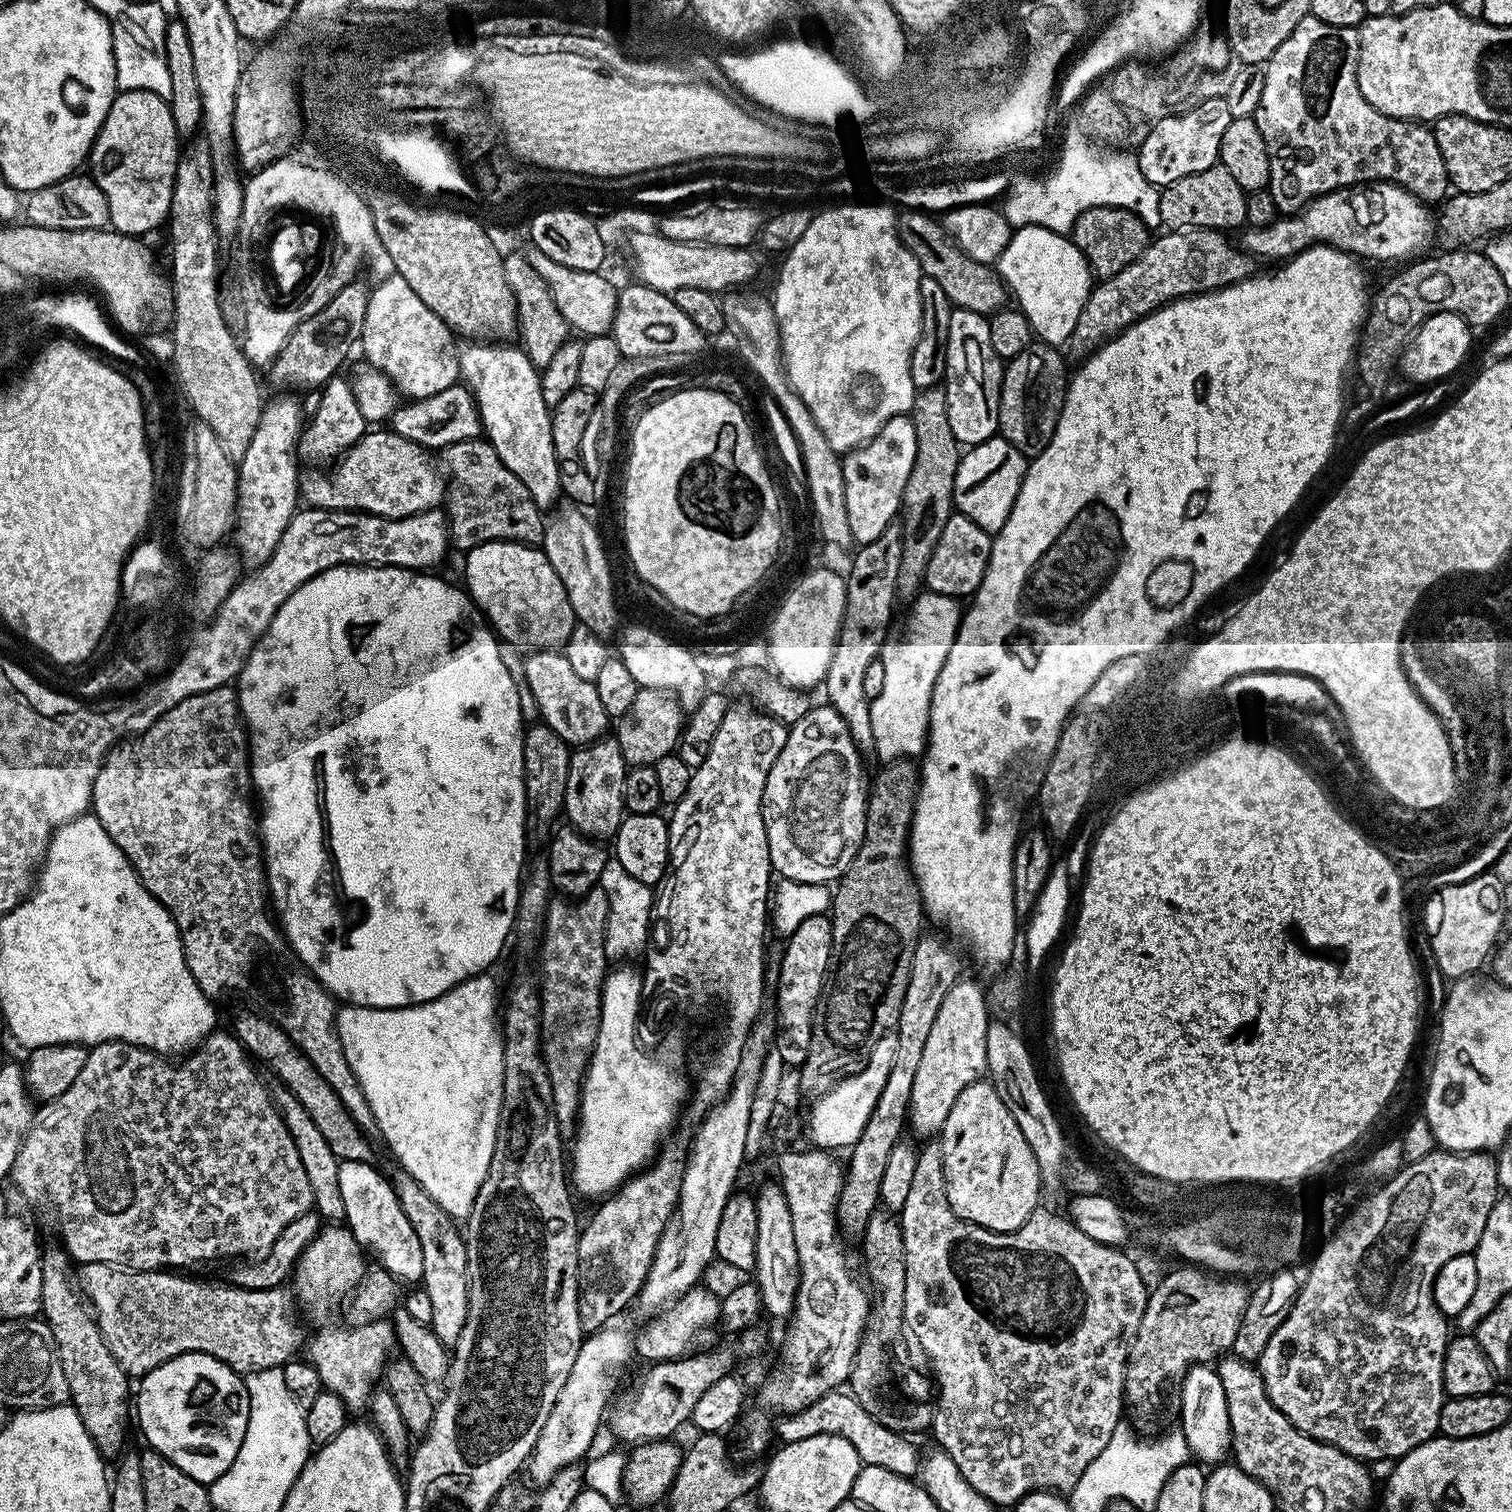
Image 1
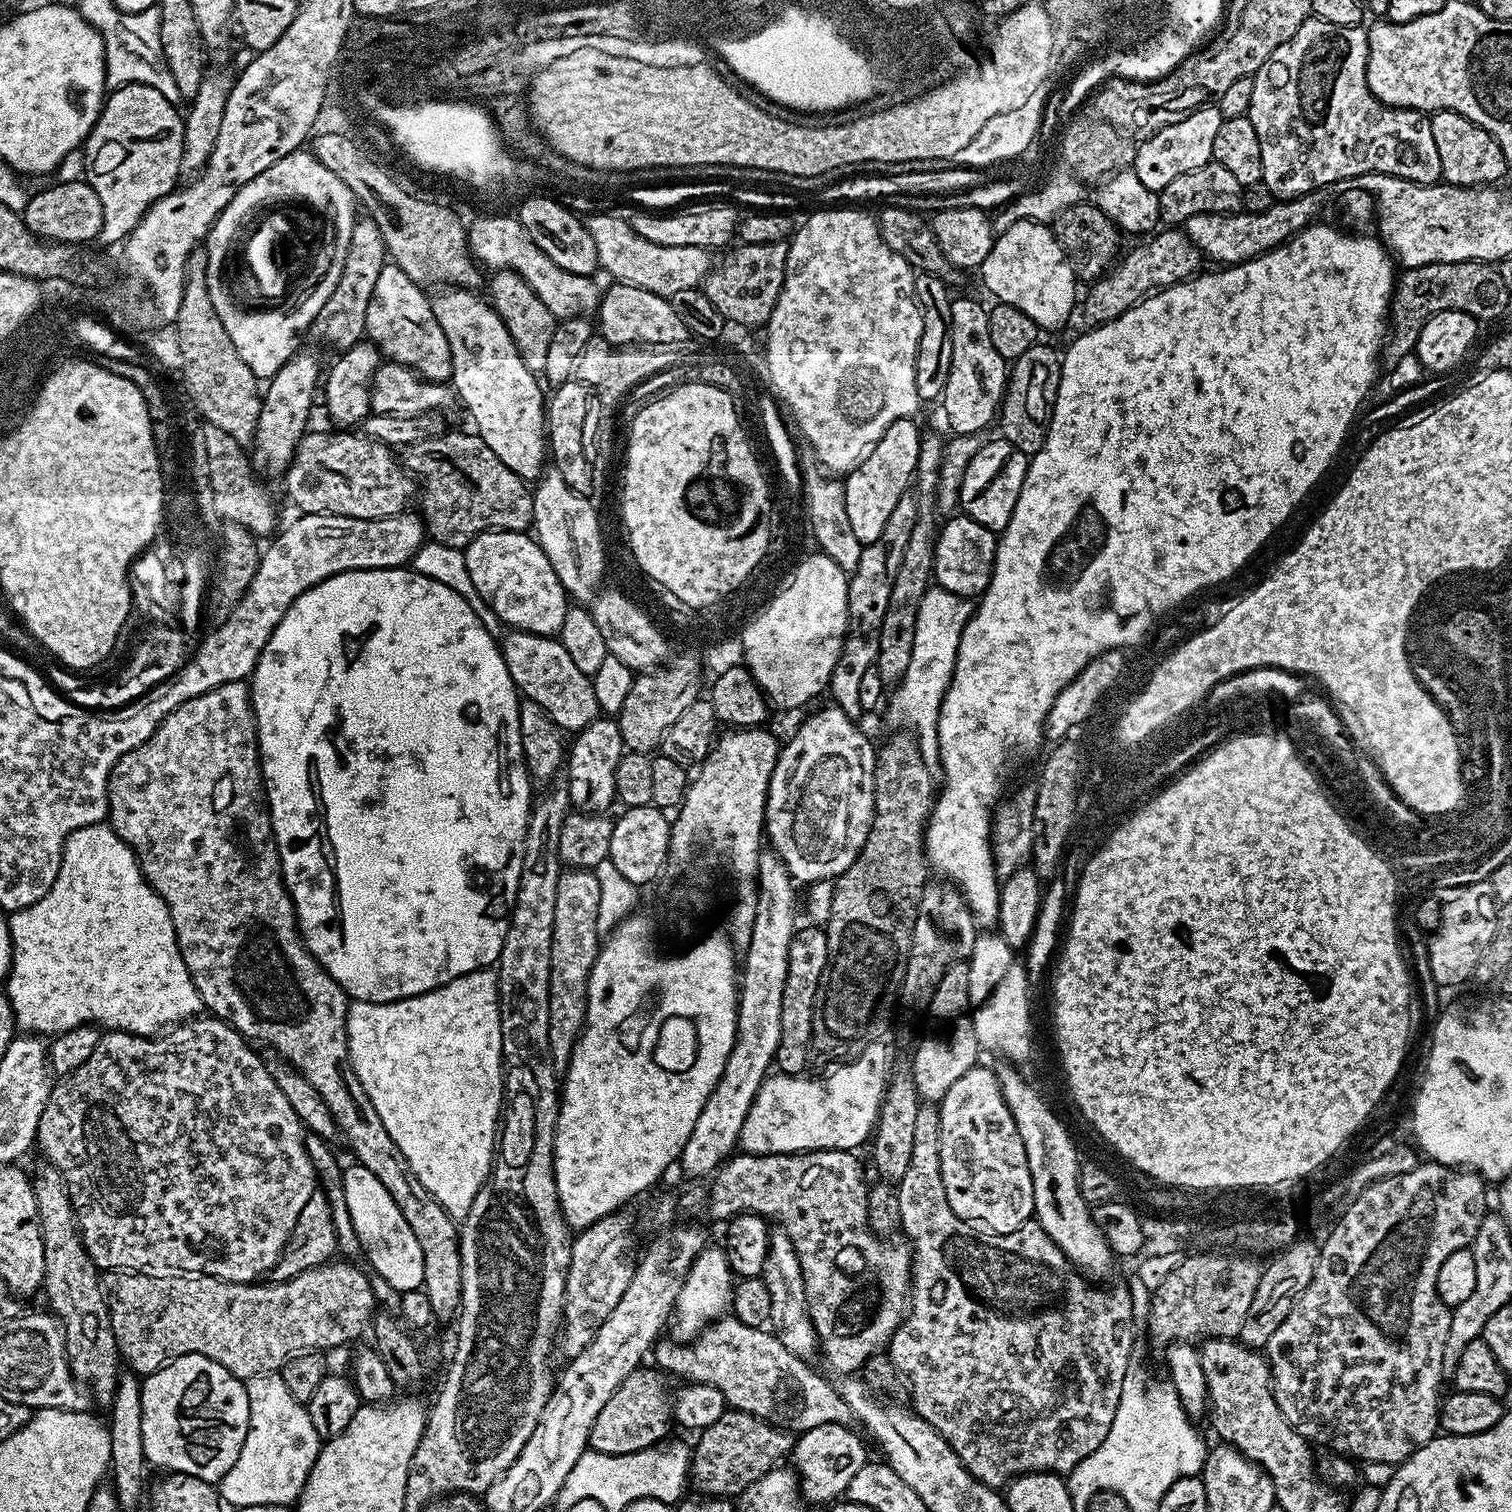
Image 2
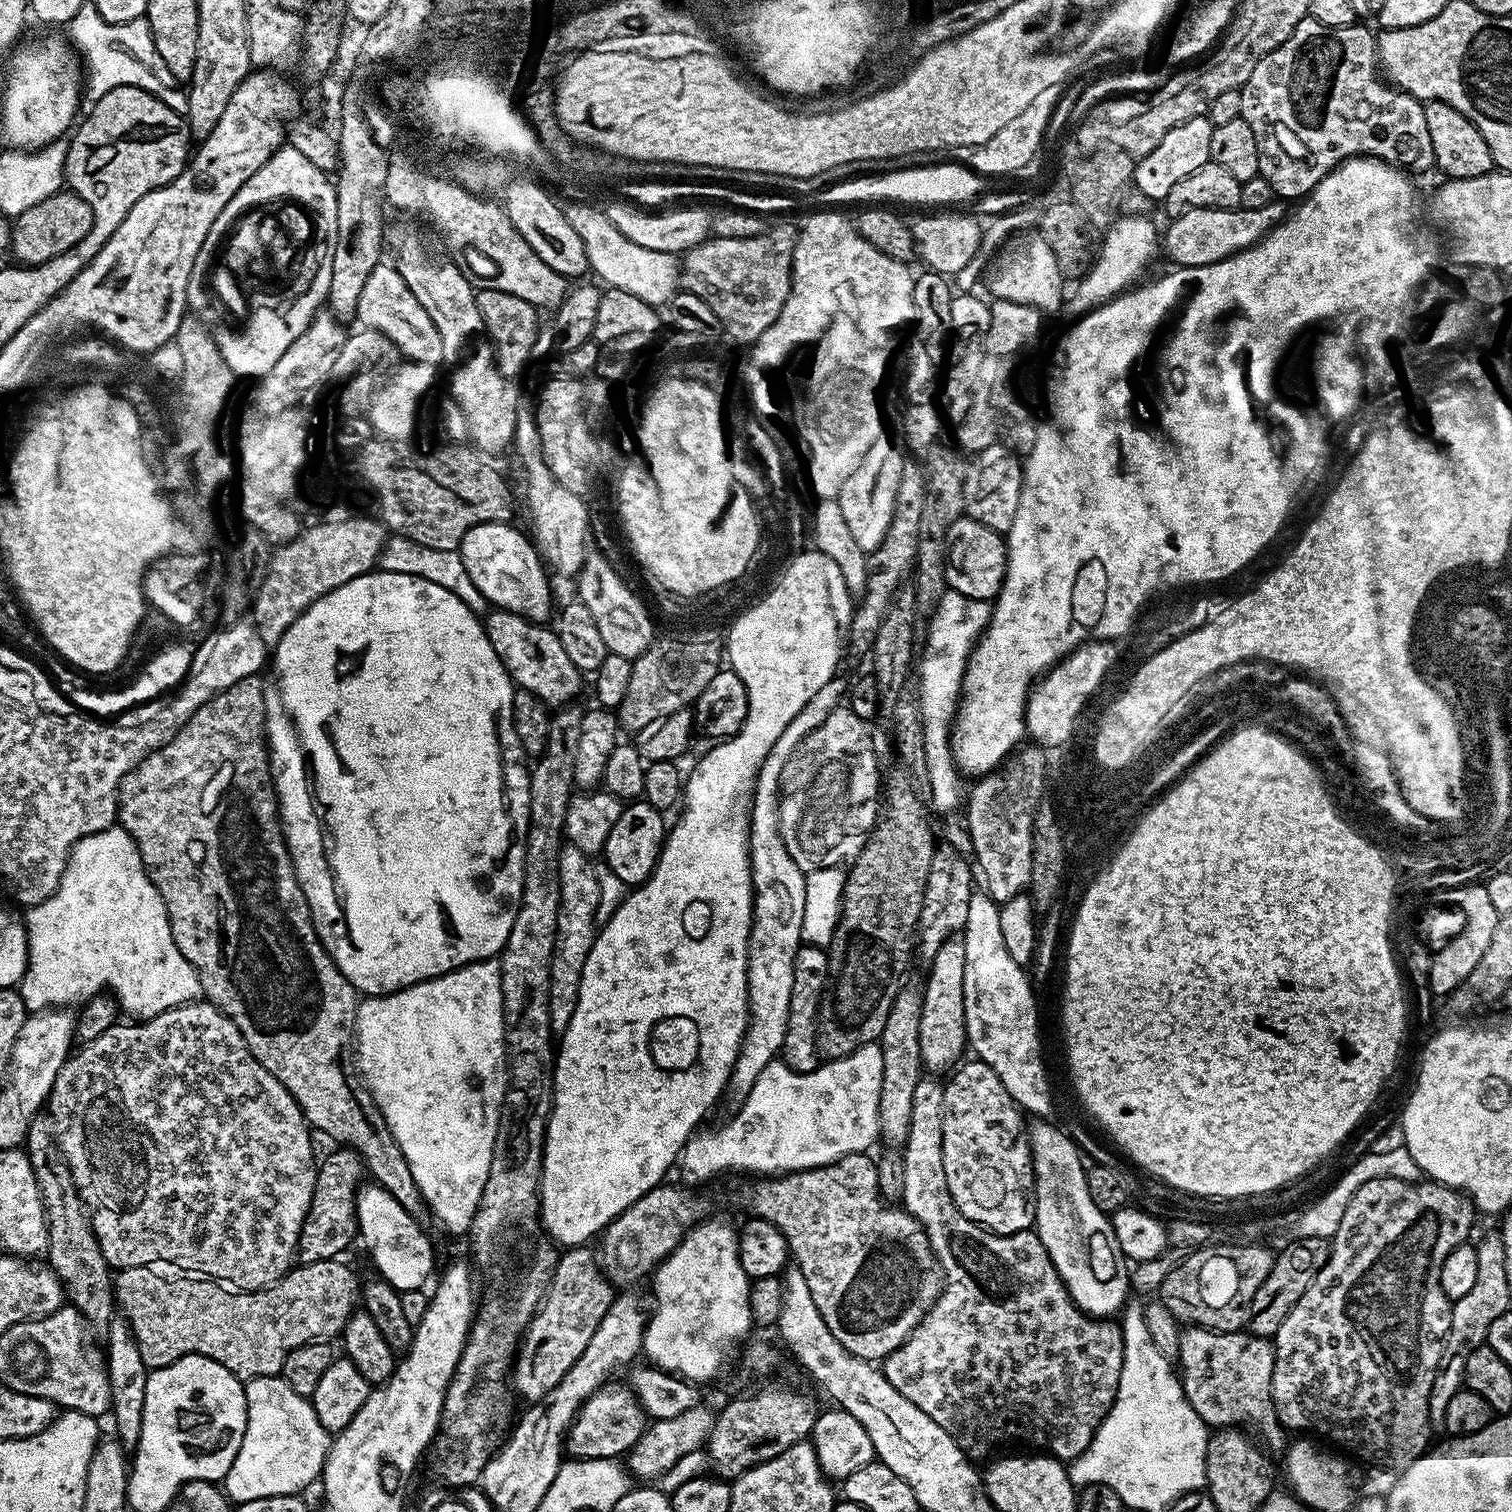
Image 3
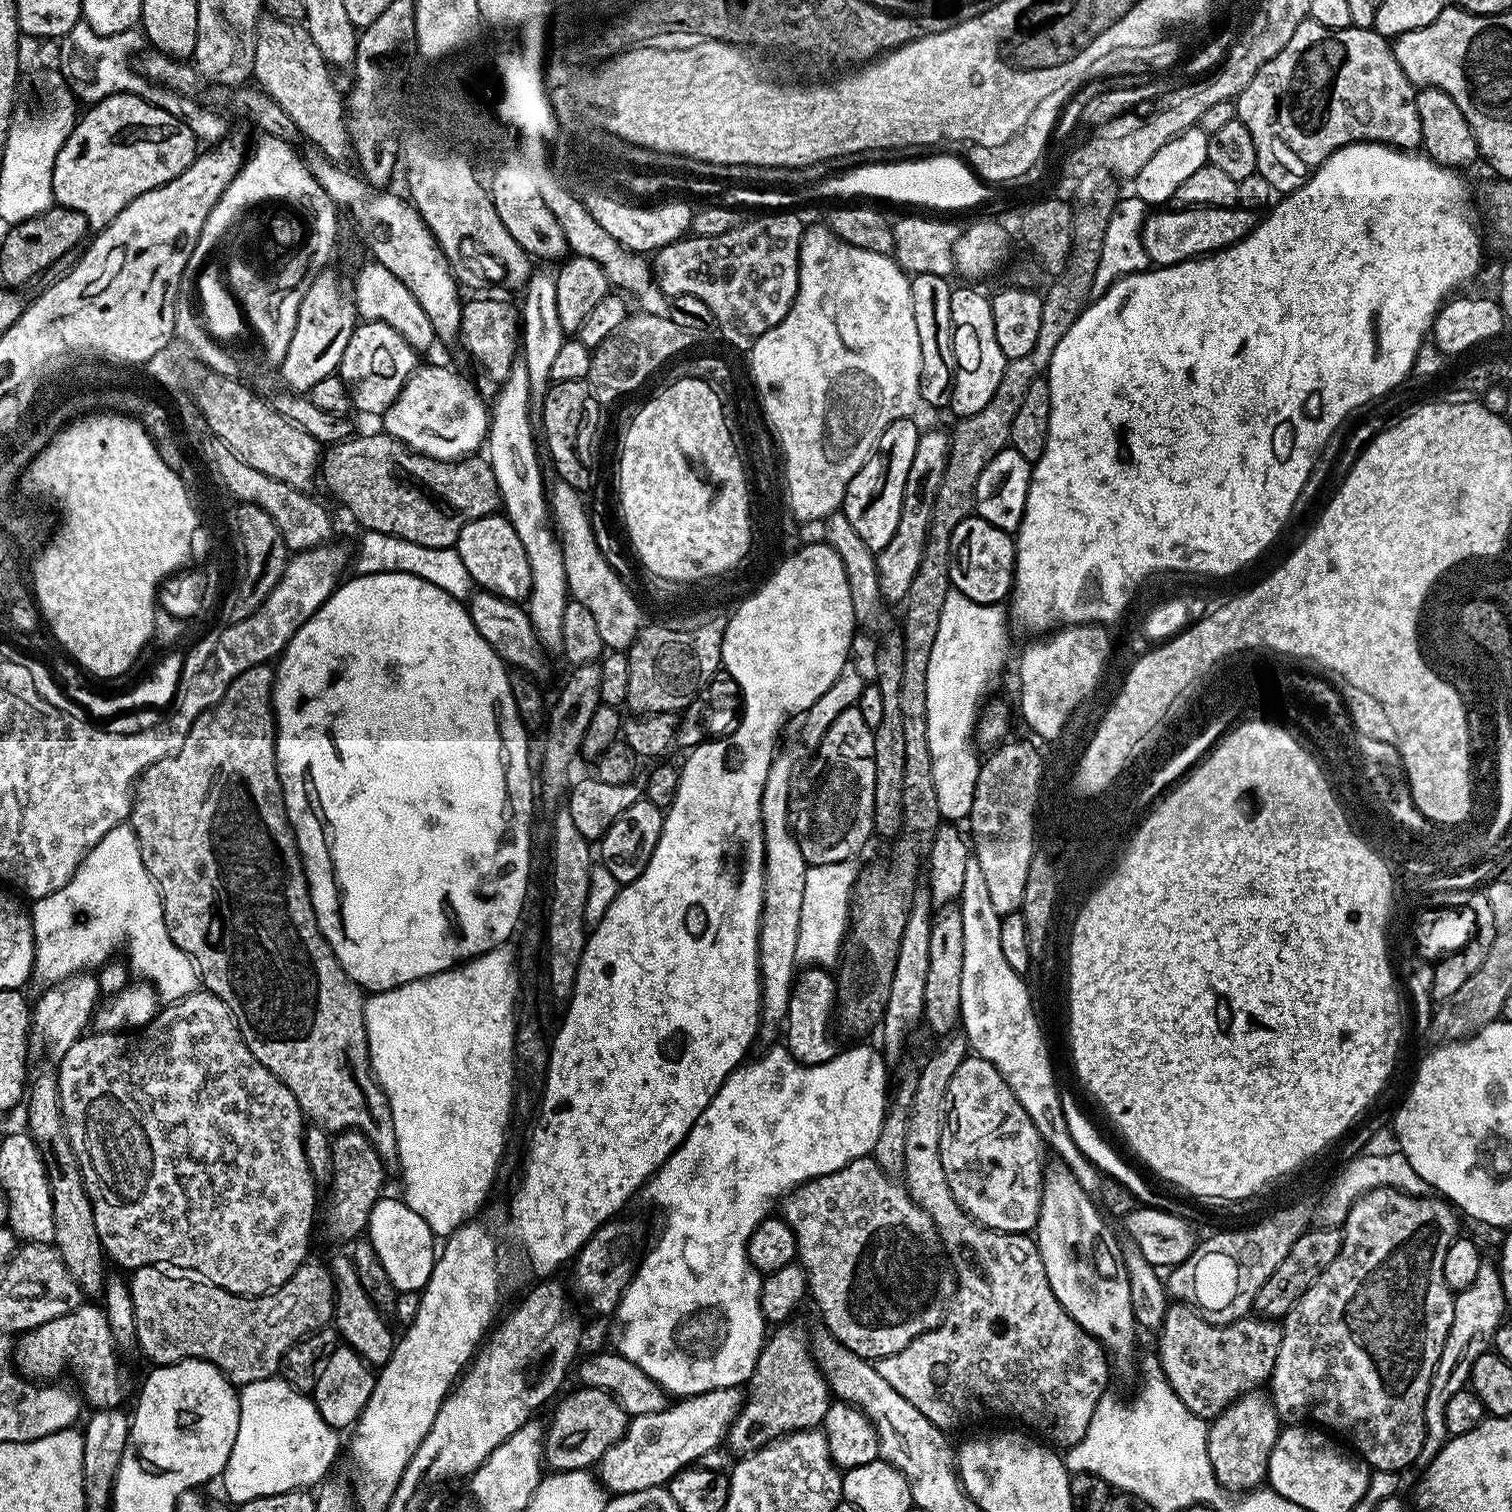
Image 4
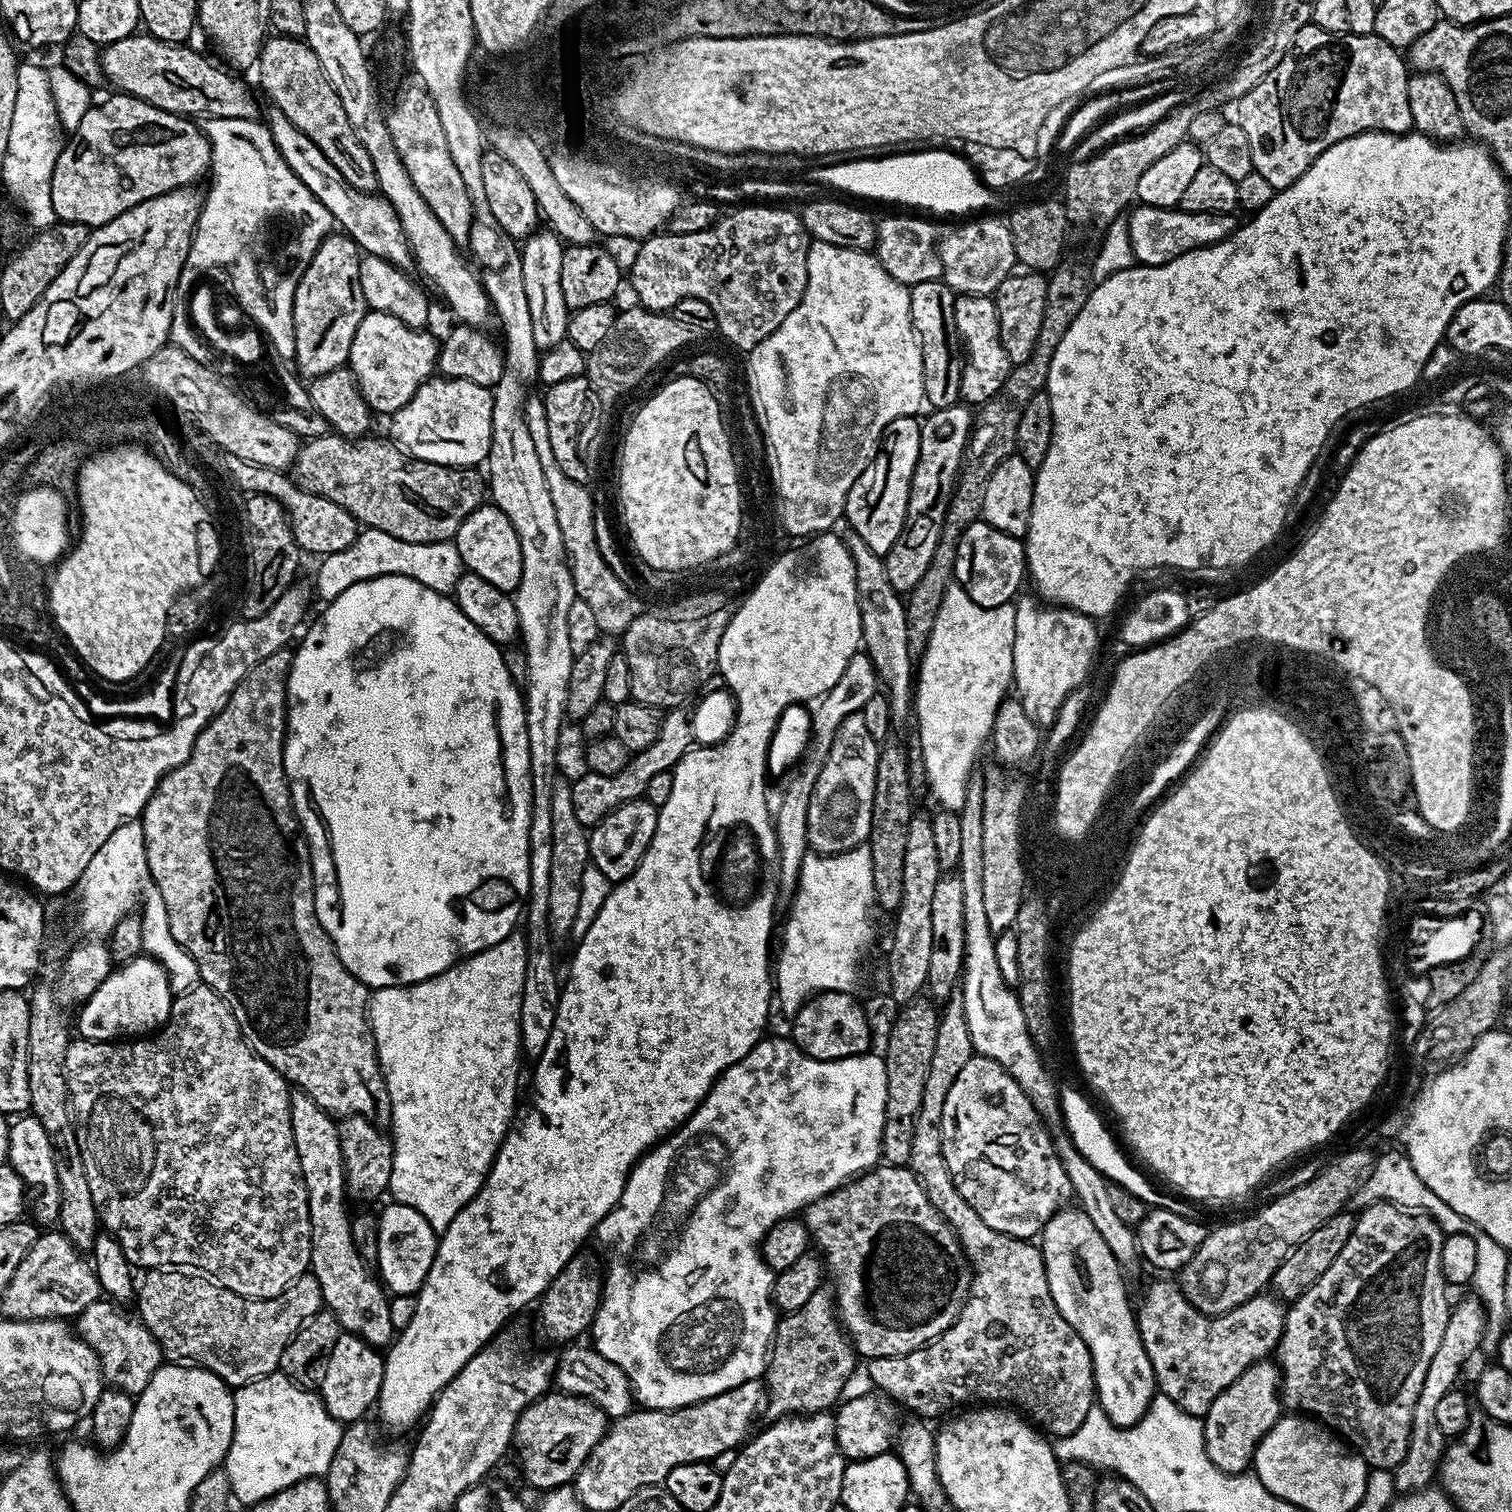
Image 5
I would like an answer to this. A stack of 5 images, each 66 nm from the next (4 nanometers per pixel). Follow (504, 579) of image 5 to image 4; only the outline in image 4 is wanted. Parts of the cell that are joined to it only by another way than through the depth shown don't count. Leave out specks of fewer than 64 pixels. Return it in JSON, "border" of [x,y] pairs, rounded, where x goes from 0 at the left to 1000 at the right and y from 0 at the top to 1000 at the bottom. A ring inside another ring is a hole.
{"border":[[[326,340],[311,345],[302,356],[300,362],[308,373],[313,387],[317,388],[321,392],[325,392],[327,394],[331,394],[333,397],[349,397],[352,392],[351,372],[335,341]]]}

